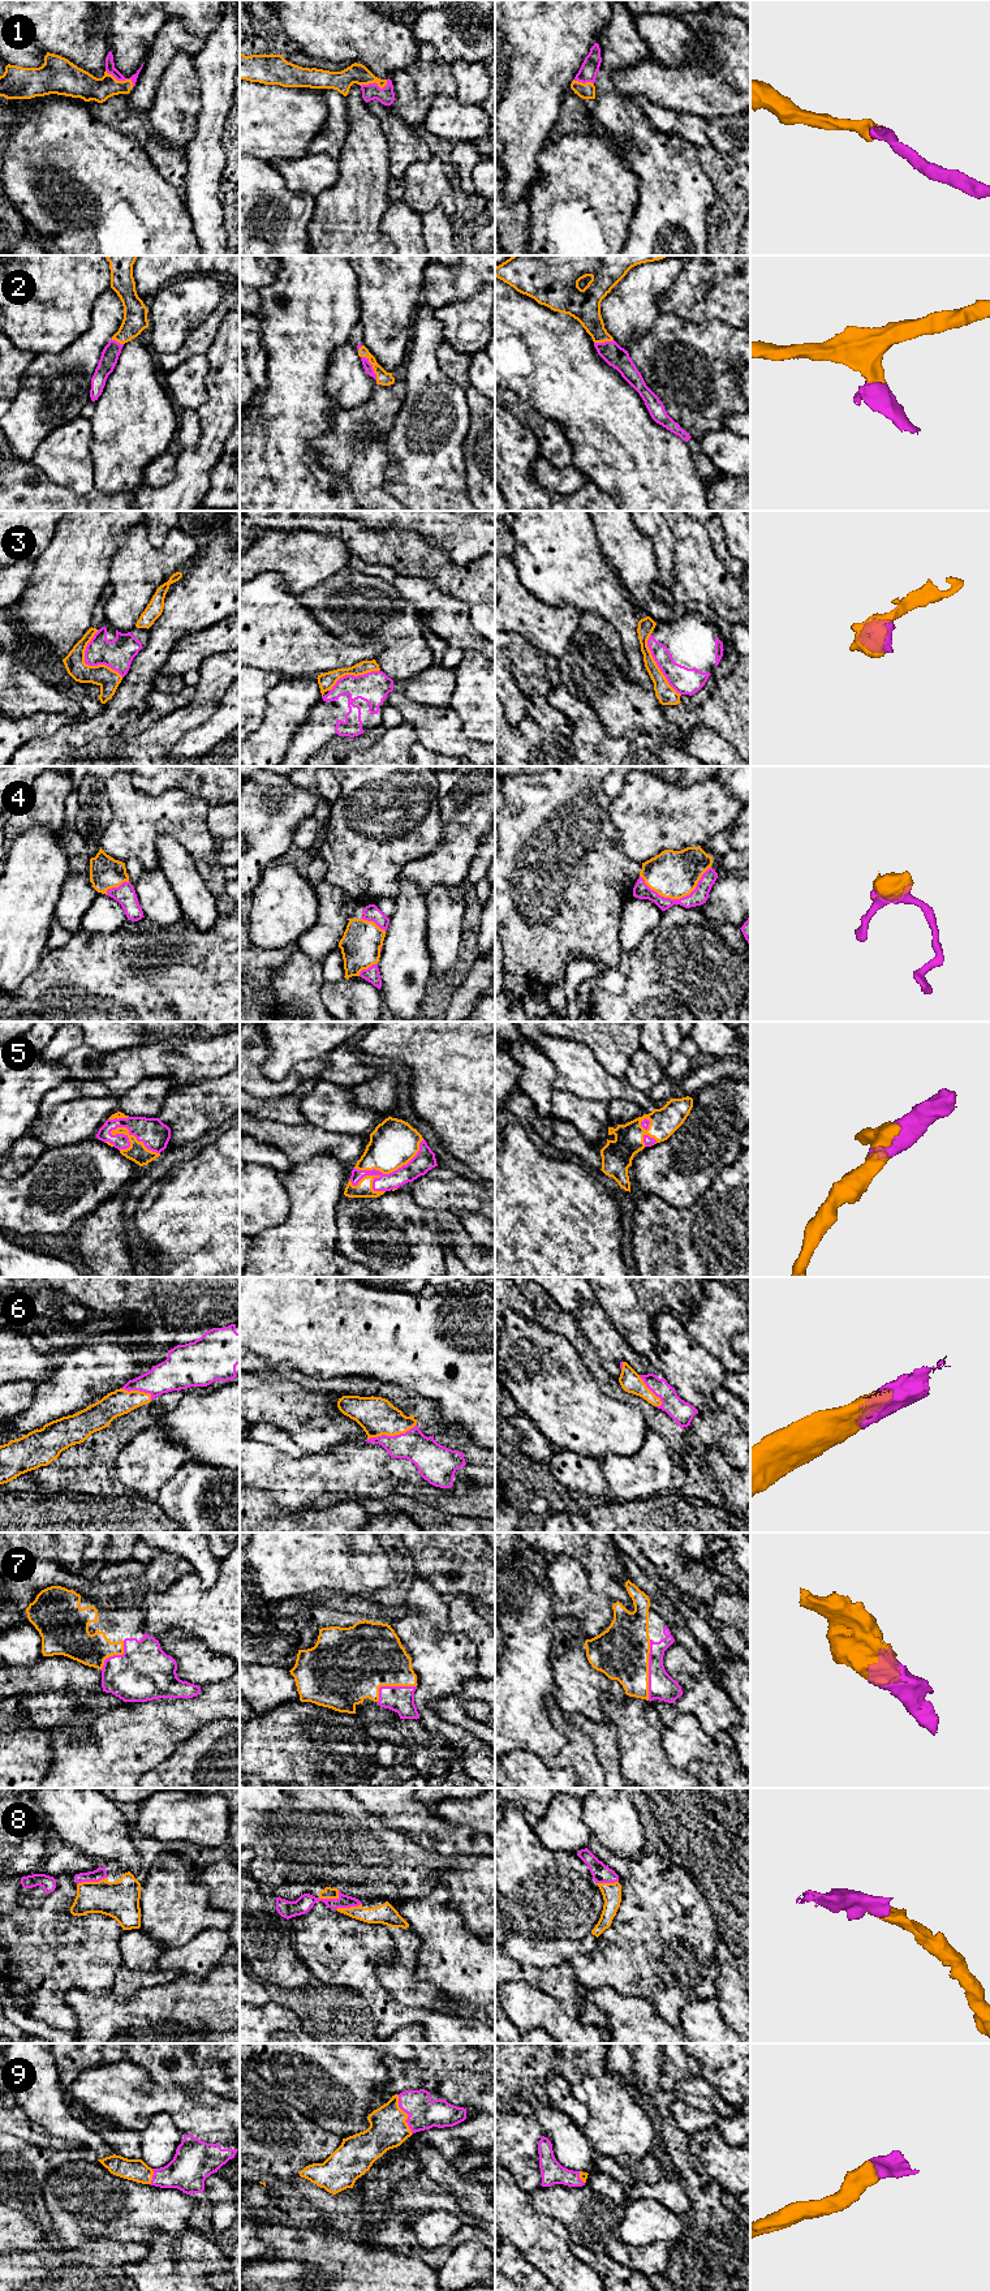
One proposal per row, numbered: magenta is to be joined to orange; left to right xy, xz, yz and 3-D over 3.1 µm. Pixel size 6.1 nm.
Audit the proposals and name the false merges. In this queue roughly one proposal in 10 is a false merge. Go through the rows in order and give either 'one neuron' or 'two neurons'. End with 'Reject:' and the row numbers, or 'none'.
1: one neuron
2: one neuron
3: two neurons
4: one neuron
5: one neuron
6: one neuron
7: one neuron
8: one neuron
9: one neuron
Reject: 3

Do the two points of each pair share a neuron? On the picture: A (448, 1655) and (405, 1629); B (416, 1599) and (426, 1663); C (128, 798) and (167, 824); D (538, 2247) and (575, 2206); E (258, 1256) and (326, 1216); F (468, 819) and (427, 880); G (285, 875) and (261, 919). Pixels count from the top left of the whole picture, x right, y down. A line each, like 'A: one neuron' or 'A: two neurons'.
A: one neuron
B: one neuron
C: one neuron
D: two neurons
E: one neuron
F: one neuron
G: one neuron

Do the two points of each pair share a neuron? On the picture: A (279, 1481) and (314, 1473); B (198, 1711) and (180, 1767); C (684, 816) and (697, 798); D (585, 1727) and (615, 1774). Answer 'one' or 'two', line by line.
A: one
B: two
C: one
D: one

